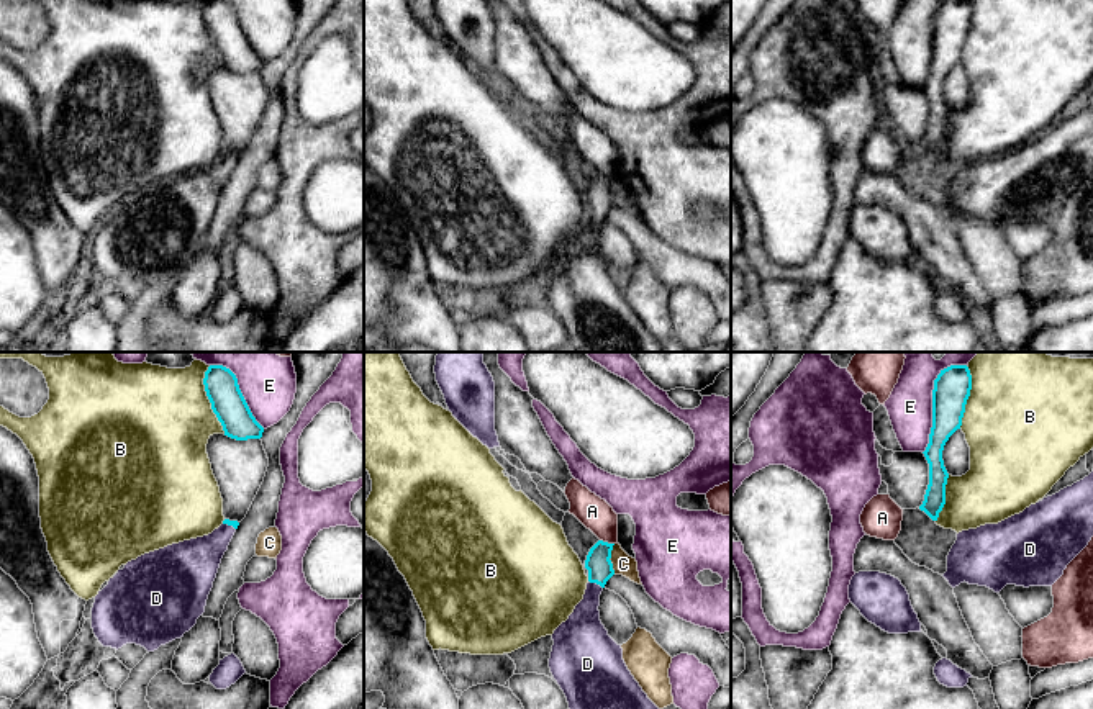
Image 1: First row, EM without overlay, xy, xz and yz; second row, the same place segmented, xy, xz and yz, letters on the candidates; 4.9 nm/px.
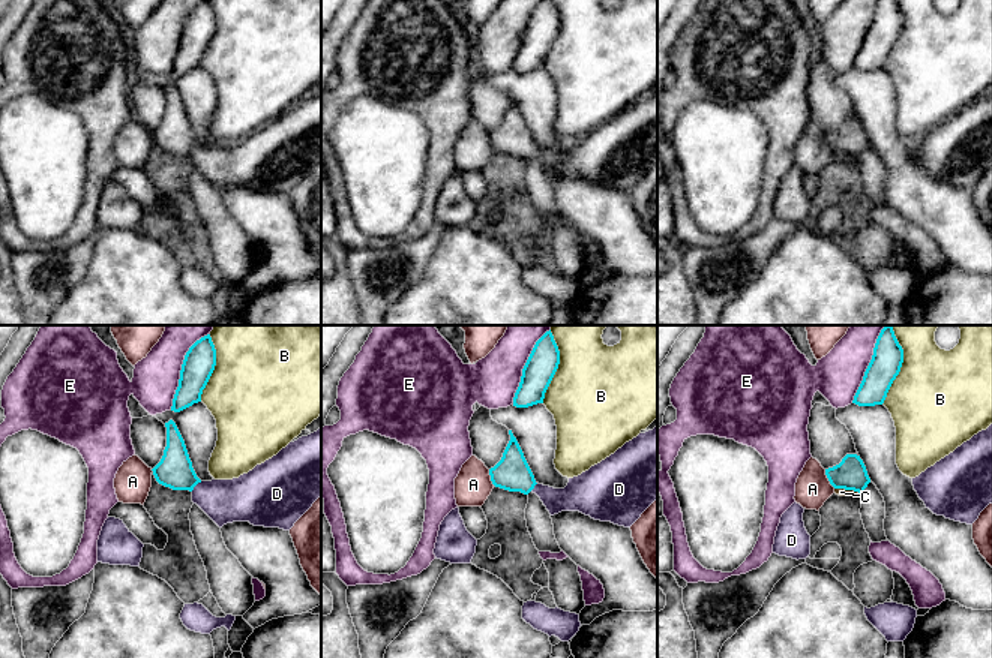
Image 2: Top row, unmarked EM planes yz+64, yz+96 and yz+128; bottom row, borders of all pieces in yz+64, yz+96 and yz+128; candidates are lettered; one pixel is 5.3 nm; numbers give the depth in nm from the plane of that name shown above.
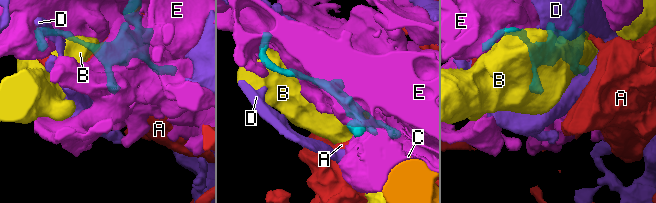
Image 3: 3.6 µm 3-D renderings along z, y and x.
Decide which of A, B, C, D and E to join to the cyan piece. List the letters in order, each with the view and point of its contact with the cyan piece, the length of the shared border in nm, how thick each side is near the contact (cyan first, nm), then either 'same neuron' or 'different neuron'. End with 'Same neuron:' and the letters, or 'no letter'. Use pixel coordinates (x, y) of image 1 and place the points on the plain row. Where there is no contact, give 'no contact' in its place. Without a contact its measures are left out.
A: contact xz (607, 176); length 80 nm; calibres 130 and 160 nm; different neuron
B: contact xy (208, 31); length 340 nm; calibres 160 and 480 nm; different neuron
C: contact xz (610, 190); length 150 nm; calibres 130 and 100 nm; different neuron
D: contact xz (595, 215); length 80 nm; calibres 130 and 190 nm; same neuron
E: contact yz (933, 43); length 440 nm; calibres 180 and 220 nm; different neuron
Same neuron: D

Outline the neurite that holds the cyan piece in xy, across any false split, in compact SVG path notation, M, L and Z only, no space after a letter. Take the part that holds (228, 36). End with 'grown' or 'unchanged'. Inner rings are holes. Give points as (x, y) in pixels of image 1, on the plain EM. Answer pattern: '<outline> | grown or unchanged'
M208 0L203 18L224 69L236 74L262 70L264 61L252 49L238 11L229 2Z | unchanged

